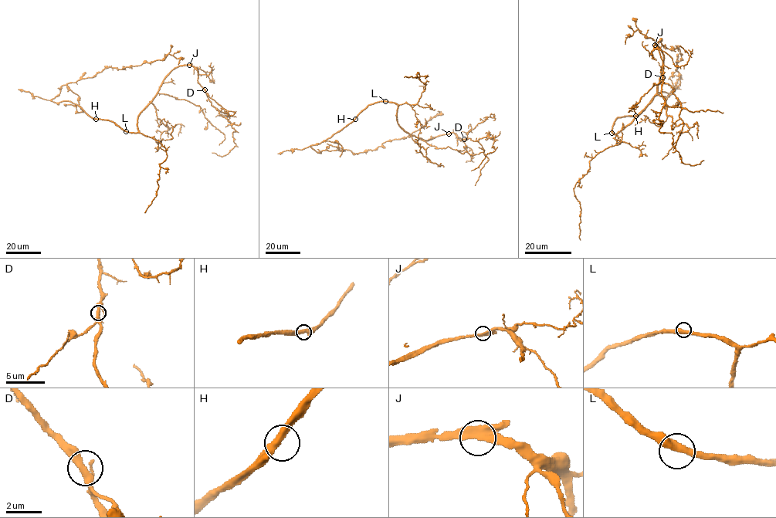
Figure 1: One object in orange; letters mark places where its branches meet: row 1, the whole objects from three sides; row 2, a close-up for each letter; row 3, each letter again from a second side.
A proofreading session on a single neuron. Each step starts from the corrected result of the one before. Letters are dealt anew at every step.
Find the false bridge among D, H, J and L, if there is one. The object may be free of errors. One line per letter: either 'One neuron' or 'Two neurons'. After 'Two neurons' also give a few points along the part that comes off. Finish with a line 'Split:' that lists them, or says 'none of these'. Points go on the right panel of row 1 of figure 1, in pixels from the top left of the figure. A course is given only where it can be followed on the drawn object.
D: One neuron
H: One neuron
J: One neuron
L: One neuron
Split: none of these

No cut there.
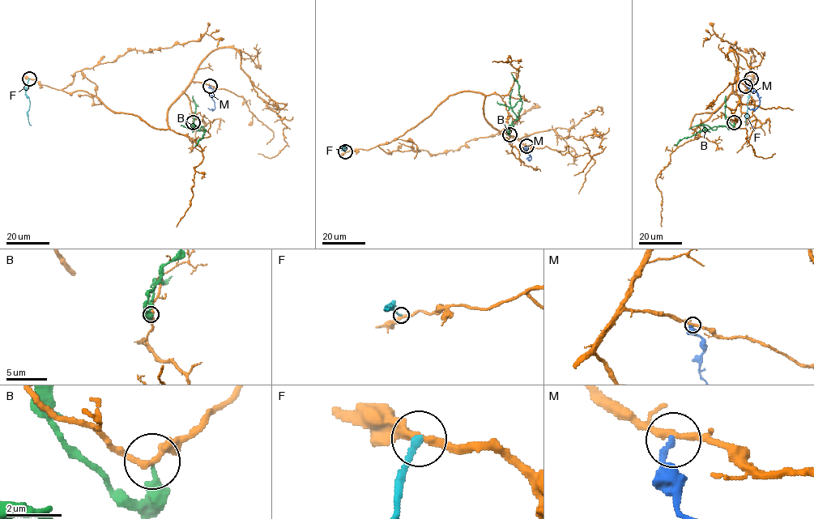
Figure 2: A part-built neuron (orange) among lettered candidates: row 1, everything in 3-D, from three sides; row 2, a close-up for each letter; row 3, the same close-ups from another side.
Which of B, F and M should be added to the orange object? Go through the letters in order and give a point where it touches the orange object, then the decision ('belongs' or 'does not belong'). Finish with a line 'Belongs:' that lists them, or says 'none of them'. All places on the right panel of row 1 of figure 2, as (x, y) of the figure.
B: (734, 122) | does not belong
F: (751, 78) | does not belong
M: (745, 86) | does not belong
Belongs: none of them

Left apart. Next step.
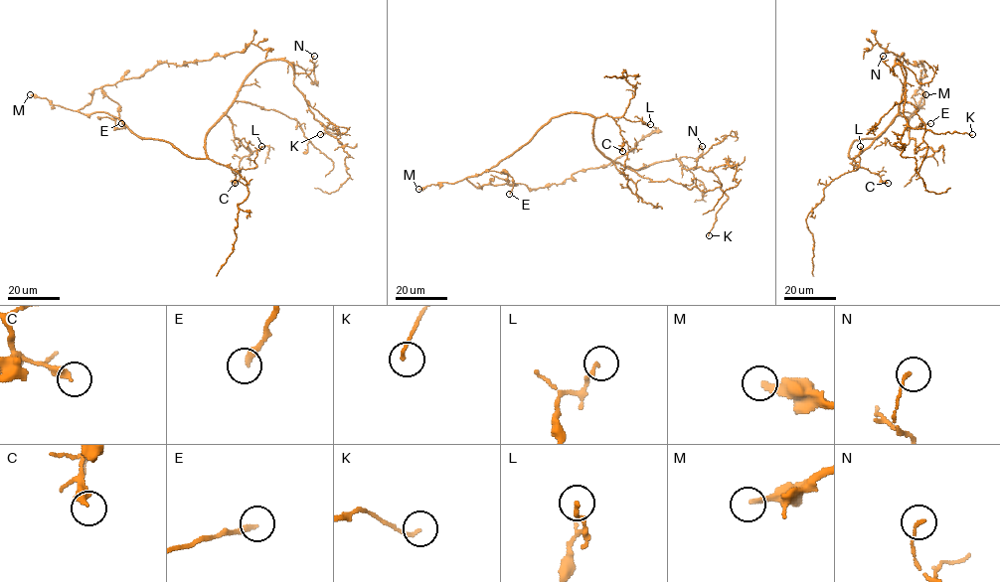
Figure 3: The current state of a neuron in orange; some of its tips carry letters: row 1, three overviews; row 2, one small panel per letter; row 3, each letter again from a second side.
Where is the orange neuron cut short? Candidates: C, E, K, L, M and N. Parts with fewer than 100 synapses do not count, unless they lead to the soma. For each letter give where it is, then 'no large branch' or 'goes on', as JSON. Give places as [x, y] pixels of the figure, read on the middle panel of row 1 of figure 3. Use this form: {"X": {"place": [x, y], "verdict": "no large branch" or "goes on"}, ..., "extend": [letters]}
{"C": {"place": [622, 151], "verdict": "no large branch"}, "E": {"place": [509, 194], "verdict": "no large branch"}, "K": {"place": [709, 235], "verdict": "no large branch"}, "L": {"place": [650, 124], "verdict": "no large branch"}, "M": {"place": [418, 189], "verdict": "goes on"}, "N": {"place": [702, 146], "verdict": "no large branch"}, "extend": ["M"]}

